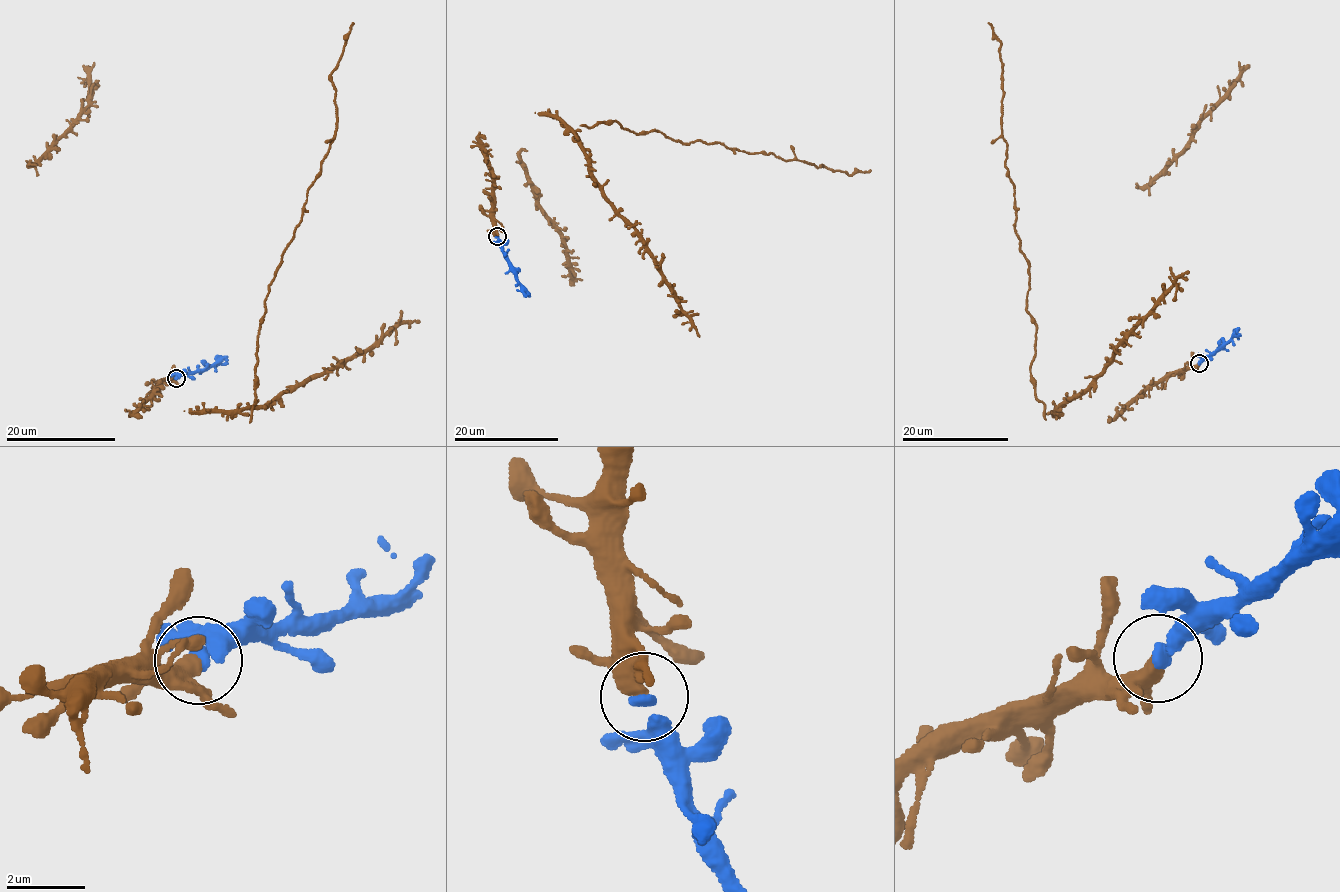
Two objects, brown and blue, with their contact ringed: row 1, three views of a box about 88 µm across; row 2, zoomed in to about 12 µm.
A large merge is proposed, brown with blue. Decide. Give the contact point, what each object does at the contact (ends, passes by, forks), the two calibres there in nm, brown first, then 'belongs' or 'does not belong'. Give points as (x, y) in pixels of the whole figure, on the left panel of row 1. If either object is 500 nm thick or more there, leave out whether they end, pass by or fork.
place (176, 378); brown passes by; blue ends; calibres 360 and 280 nm; belongs

